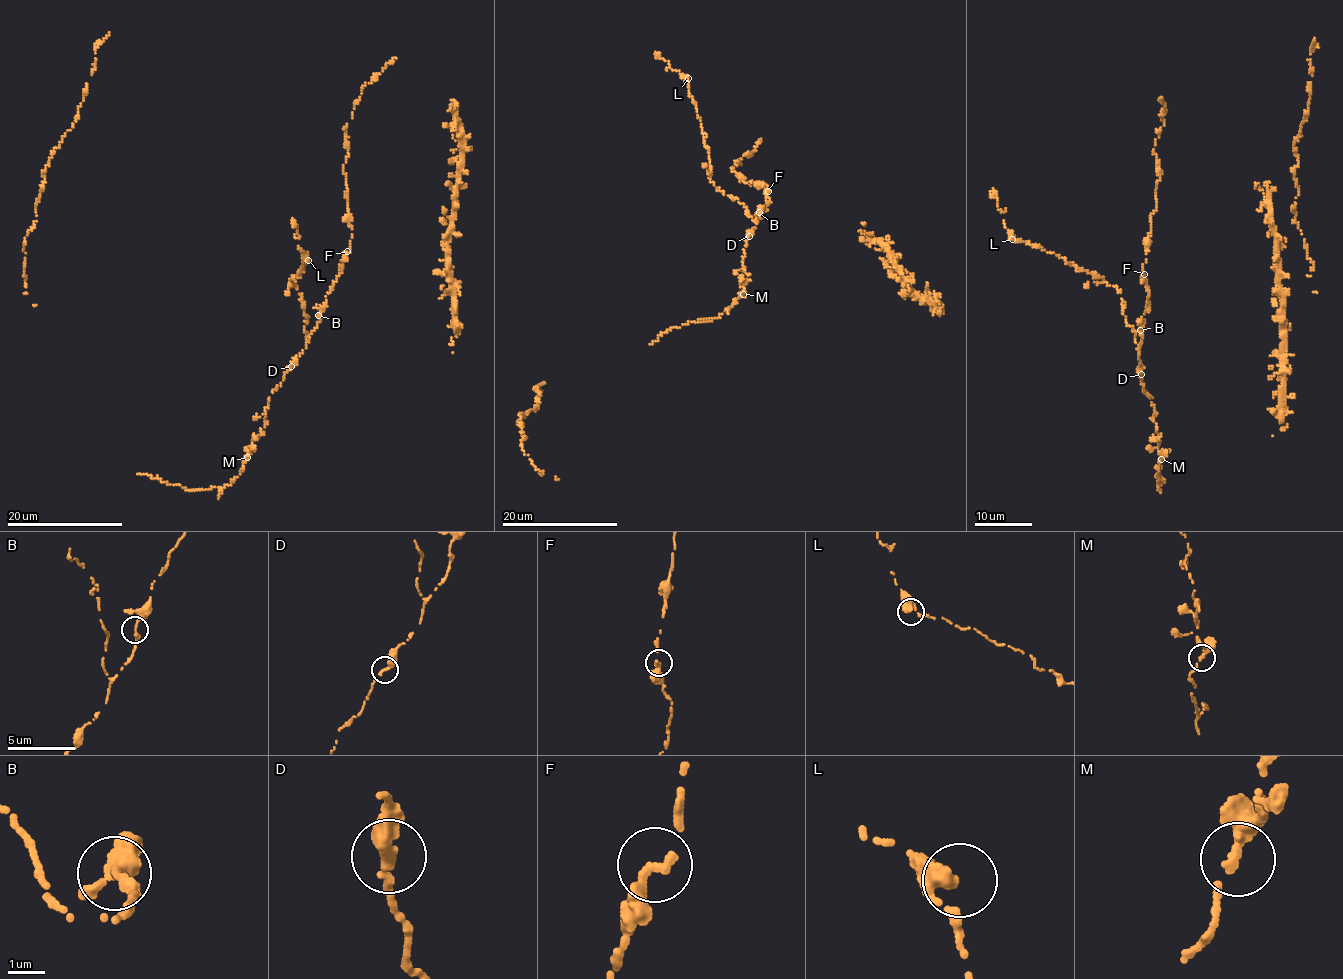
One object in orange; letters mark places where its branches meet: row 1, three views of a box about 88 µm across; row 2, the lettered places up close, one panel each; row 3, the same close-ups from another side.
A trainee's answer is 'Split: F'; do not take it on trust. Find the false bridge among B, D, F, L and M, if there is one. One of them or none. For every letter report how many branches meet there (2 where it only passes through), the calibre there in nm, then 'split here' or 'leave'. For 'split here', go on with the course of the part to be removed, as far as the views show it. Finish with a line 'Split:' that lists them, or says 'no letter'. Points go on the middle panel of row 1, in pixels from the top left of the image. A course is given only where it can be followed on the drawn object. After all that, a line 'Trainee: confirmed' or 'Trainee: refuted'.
B: 2 | 240 nm | leave
D: 2 | 240 nm | leave
F: 2 | 240 nm | leave
L: 2 | 360 nm | leave
M: 2 | 260 nm | leave
Split: no letter
Trainee: refuted

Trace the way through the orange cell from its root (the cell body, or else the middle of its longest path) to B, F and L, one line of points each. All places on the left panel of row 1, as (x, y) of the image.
B: (325, 297), (324, 307), (318, 315)
F: (325, 297), (340, 273), (342, 258), (347, 251)
L: (325, 297), (318, 326), (308, 336), (301, 294), (290, 282), (300, 275), (303, 260), (308, 260)

